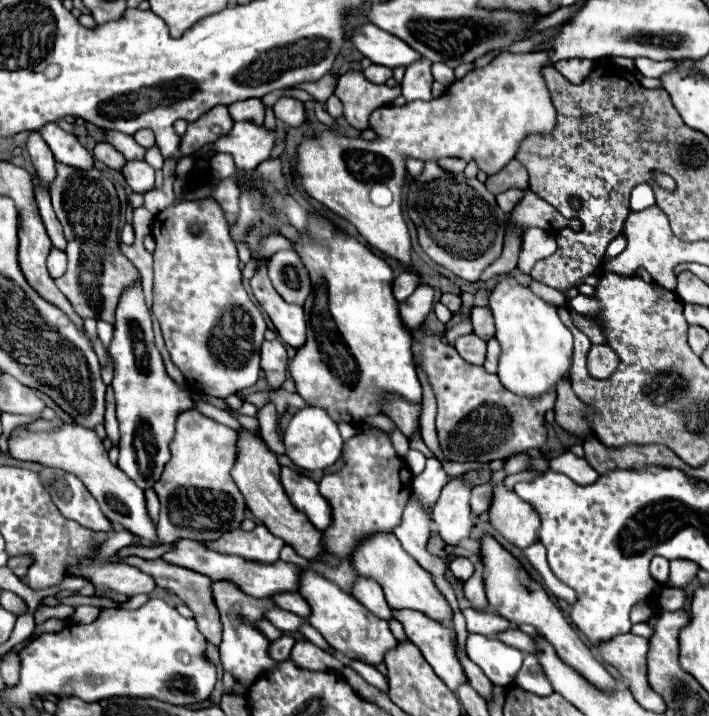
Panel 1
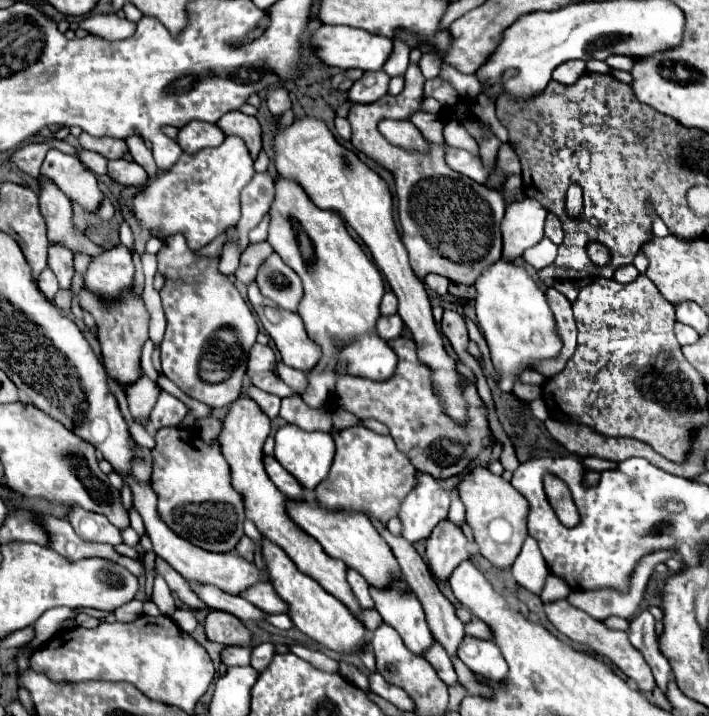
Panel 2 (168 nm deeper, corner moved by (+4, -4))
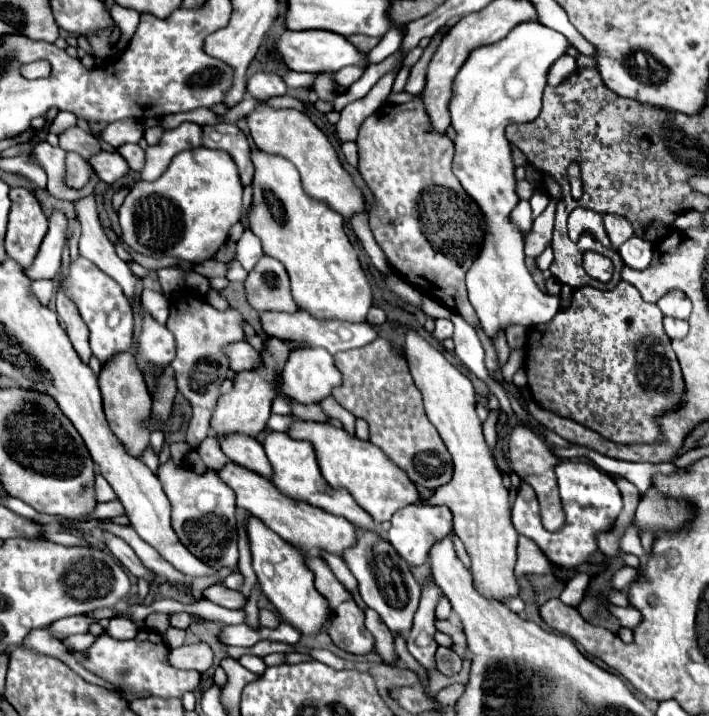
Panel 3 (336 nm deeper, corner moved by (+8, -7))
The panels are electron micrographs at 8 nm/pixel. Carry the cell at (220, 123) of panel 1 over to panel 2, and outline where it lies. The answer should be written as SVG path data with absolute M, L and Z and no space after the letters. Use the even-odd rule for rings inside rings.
M199 120L185 124L177 134L177 144L187 154L195 154L207 146L219 146L223 140L225 140L225 136L223 136L223 132L219 132L219 128L215 124L207 124L207 122L199 122Z

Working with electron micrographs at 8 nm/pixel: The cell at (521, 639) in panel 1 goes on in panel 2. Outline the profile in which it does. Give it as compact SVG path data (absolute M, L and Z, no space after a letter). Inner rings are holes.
M471 618L465 624L465 634L475 636L475 638L481 638L481 640L489 640L491 638L491 630L481 620L475 620L475 618Z

